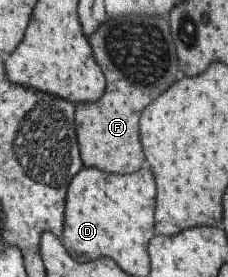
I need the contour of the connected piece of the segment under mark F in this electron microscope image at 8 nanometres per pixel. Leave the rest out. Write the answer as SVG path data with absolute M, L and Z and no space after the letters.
M118 17L100 25L96 33L88 37L88 43L92 47L92 57L106 79L106 91L100 101L92 105L78 105L74 111L80 159L84 167L94 167L101 172L134 173L144 163L138 141L140 111L176 81L178 65L168 23L158 17Z

